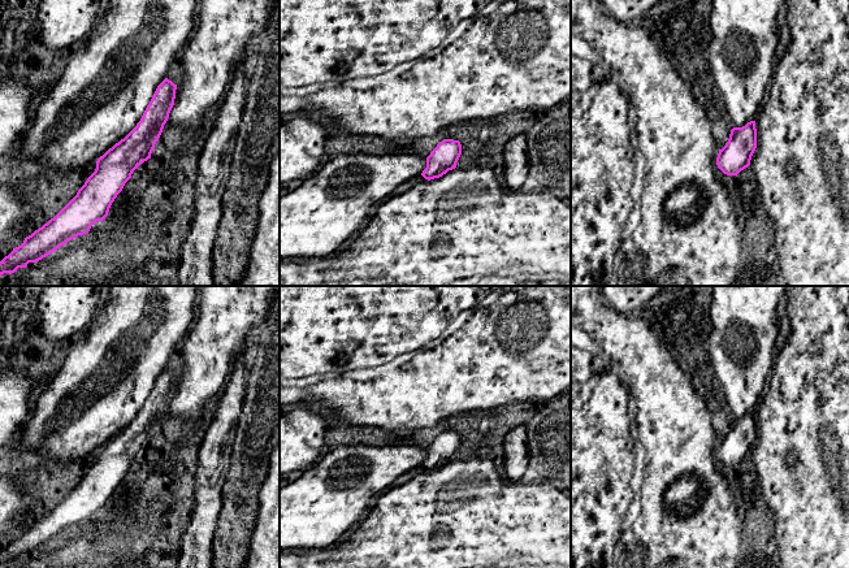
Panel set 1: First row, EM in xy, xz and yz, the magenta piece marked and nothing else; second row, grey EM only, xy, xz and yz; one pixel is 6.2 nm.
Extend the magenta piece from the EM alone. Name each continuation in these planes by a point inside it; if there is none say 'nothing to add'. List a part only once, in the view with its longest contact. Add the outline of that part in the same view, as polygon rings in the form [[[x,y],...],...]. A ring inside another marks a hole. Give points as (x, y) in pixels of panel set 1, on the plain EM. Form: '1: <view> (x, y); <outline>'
nothing to add

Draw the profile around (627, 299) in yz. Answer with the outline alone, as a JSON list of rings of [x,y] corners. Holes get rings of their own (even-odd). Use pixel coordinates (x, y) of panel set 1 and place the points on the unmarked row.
[[[601,286],[605,300],[621,313],[644,313],[662,286]]]

